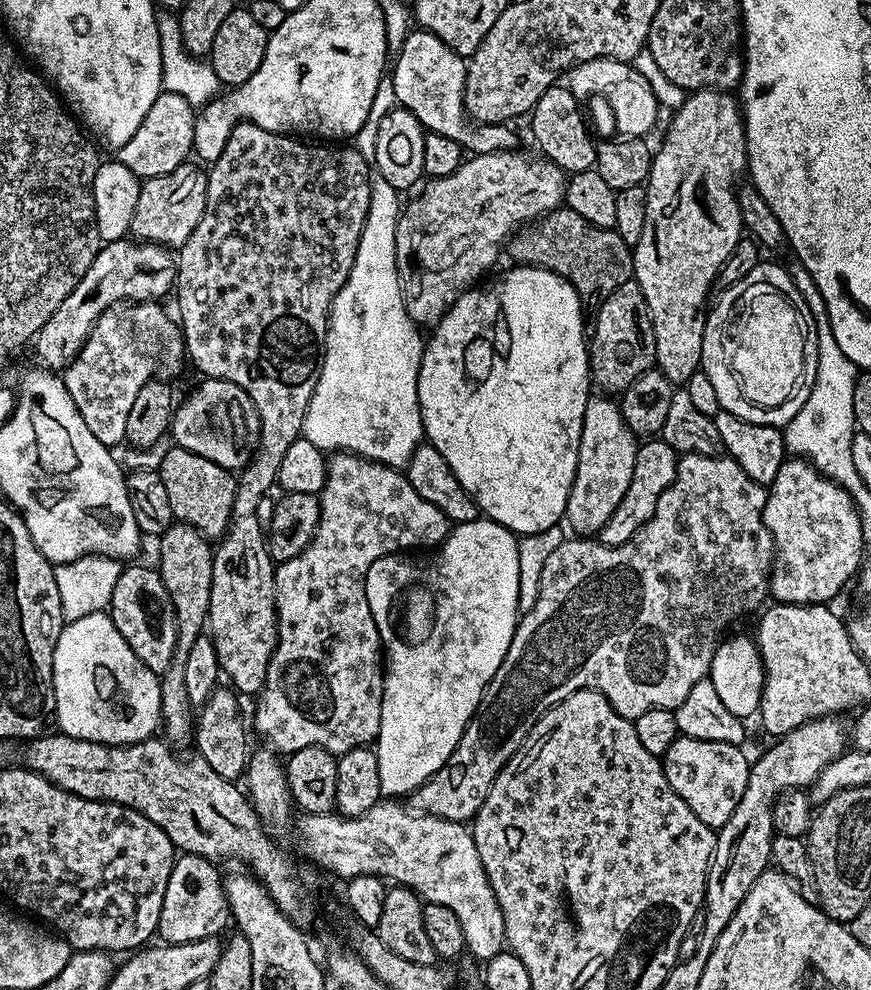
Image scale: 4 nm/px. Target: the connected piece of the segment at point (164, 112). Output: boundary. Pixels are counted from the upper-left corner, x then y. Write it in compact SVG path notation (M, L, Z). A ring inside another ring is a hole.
M161 91L160 97L150 106L146 118L142 118L142 126L134 130L130 142L119 145L115 149L115 159L122 166L132 170L133 174L149 180L162 174L170 174L179 164L185 163L192 152L192 139L197 113L194 106L180 94Z

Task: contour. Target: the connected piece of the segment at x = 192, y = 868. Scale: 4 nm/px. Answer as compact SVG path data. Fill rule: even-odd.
M180 854L172 861L170 870L170 882L166 882L166 898L162 898L162 914L160 915L160 927L158 936L165 945L196 942L198 939L219 937L221 931L230 924L228 911L228 899L224 893L224 880L215 863L201 856Z

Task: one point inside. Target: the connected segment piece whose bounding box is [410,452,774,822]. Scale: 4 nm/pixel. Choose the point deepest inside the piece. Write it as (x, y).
(640, 622)

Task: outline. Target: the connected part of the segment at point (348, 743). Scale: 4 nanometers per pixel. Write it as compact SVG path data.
M338 451L333 452L328 456L328 473L326 474L326 482L324 488L318 493L320 498L320 525L314 534L312 541L306 546L306 550L302 550L302 554L298 554L289 560L282 560L276 564L276 621L280 627L280 640L276 644L274 654L270 658L270 666L268 667L268 674L266 676L265 689L259 693L256 704L256 728L265 736L267 743L271 745L277 753L291 754L302 750L306 746L322 746L326 751L333 754L343 754L354 750L355 748L362 748L371 745L375 741L376 735L380 732L380 723L382 722L382 690L384 689L384 666L382 663L382 645L380 643L380 635L378 634L378 626L374 622L374 614L370 614L370 602L366 602L366 574L370 570L370 566L374 566L374 562L378 562L378 558L383 556L395 556L397 554L407 553L409 550L416 550L412 548L428 548L424 550L435 549L445 538L448 537L450 531L450 522L446 518L446 514L442 514L442 510L438 510L438 506L434 506L434 502L426 502L426 498L422 498L422 494L418 494L418 490L414 490L414 486L410 486L407 475L399 468L391 468L385 464L379 464L377 460L367 460L364 456L357 456L355 452Z

